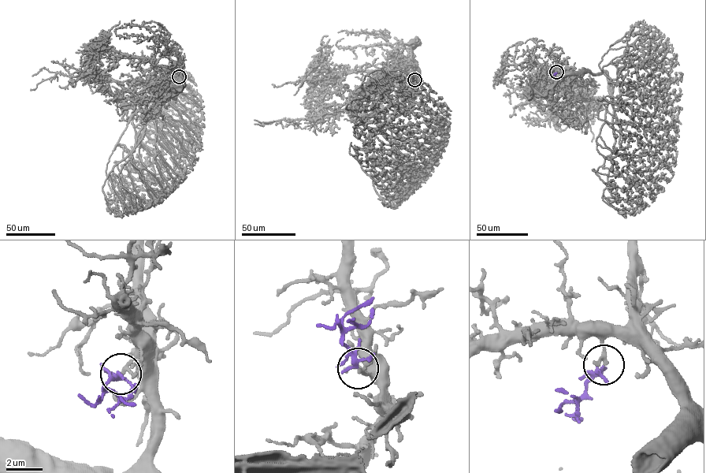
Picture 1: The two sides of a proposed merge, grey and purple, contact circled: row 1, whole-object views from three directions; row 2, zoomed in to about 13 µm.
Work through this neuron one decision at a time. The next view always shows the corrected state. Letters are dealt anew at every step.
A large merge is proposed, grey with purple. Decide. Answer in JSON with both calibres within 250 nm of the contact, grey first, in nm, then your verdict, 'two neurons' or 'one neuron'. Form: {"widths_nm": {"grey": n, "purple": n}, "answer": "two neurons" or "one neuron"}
{"widths_nm": {"grey": 150, "purple": 170}, "answer": "one neuron"}

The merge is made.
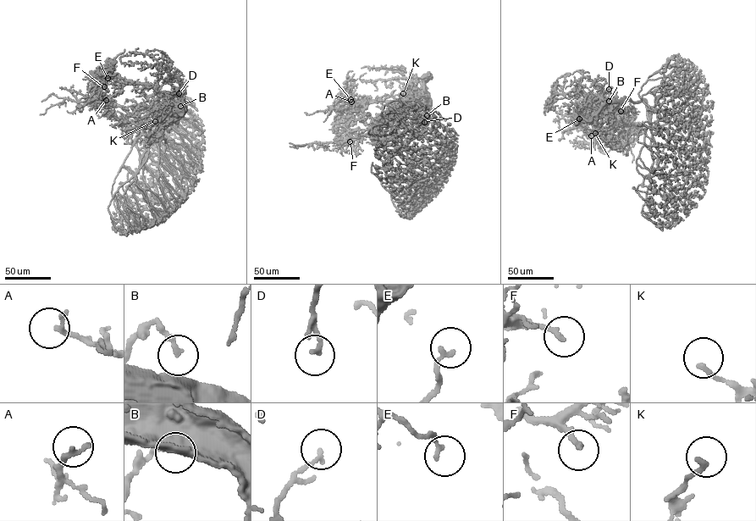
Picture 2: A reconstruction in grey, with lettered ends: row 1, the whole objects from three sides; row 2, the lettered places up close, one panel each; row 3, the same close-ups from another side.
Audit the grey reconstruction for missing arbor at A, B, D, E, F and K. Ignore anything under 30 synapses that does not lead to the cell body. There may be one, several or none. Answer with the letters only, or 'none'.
none

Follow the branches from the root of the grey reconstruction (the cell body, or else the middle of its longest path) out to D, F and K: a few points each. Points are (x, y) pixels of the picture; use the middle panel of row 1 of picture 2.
D: (427, 77), (424, 82), (424, 90), (431, 103), (424, 122)
F: (427, 77), (424, 85), (431, 100), (427, 110), (405, 113), (385, 130), (344, 141), (350, 138), (350, 141)
K: (427, 77), (424, 82), (427, 96), (410, 98), (403, 93)

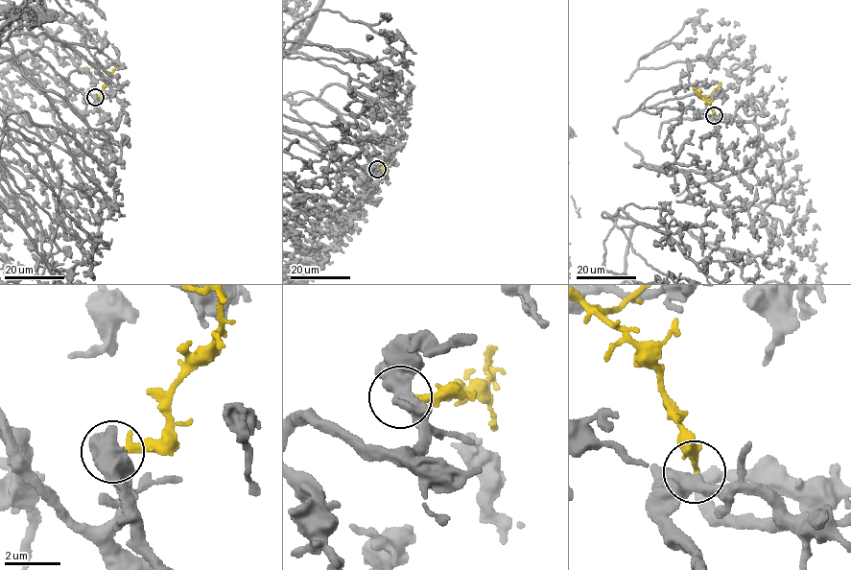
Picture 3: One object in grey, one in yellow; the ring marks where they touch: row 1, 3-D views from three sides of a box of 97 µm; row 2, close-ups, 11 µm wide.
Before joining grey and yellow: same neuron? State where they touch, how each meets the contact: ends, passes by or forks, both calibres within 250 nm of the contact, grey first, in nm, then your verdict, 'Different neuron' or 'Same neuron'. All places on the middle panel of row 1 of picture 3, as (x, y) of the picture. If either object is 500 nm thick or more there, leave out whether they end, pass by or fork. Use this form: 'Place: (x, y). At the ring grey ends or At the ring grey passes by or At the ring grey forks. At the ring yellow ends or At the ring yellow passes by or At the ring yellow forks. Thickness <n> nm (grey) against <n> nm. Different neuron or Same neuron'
Place: (377, 169). Thickness 550 nm (grey) against 240 nm. Different neuron

